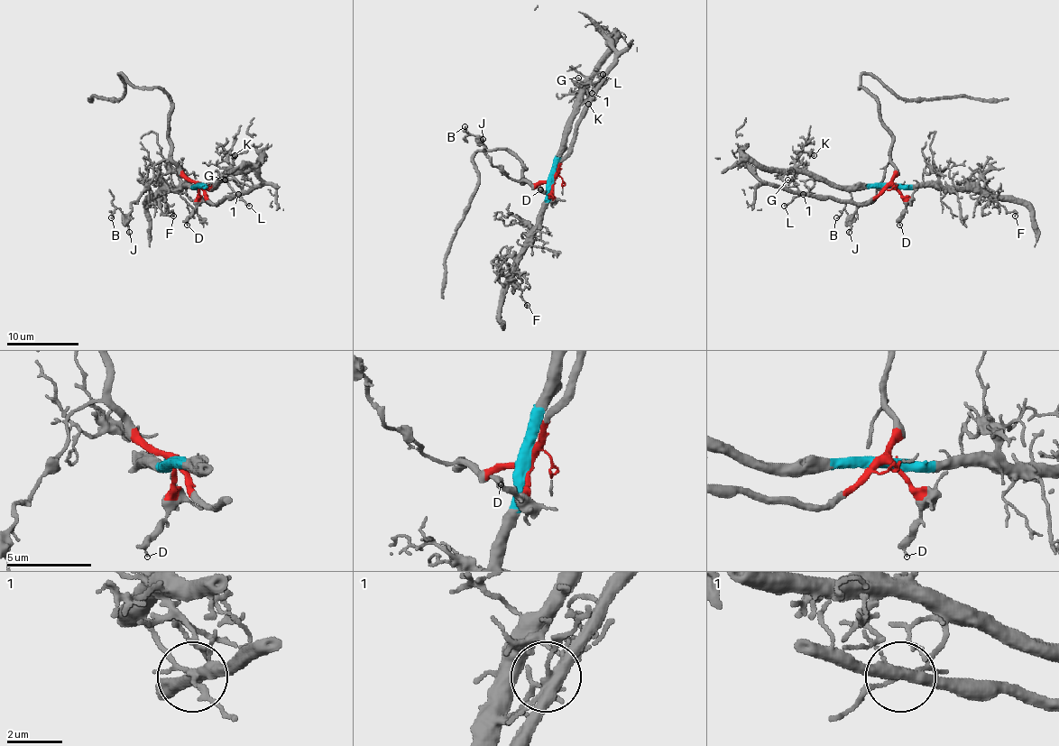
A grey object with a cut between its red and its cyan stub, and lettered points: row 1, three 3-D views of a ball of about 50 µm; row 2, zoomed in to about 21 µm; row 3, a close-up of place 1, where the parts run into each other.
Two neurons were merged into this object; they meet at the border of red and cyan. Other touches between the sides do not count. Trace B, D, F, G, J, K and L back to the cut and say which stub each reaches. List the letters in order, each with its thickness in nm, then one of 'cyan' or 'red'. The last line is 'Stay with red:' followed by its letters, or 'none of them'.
B: 110 nm | red
D: 320 nm | red
F: 150 nm | cyan
G: 130 nm | cyan
J: 130 nm | red
K: 160 nm | cyan
L: 140 nm | cyan
Stay with red: B, D, J

